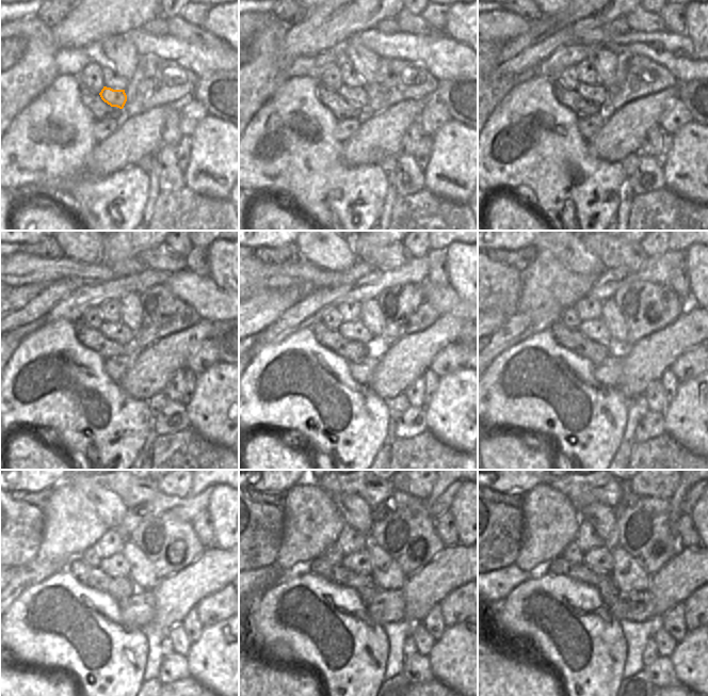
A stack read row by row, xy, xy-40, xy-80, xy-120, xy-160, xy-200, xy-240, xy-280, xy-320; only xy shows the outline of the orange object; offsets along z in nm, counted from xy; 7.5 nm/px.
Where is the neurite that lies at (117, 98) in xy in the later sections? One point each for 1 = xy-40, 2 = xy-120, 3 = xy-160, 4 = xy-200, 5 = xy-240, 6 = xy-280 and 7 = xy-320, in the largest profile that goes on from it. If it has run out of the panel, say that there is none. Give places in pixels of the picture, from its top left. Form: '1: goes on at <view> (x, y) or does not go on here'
1: goes on at xy-40 (358, 96)
2: goes on at xy-120 (118, 332)
3: goes on at xy-160 (355, 331)
4: goes on at xy-200 (596, 329)
5: goes on at xy-240 (115, 566)
6: goes on at xy-280 (359, 562)
7: goes on at xy-320 (601, 558)

